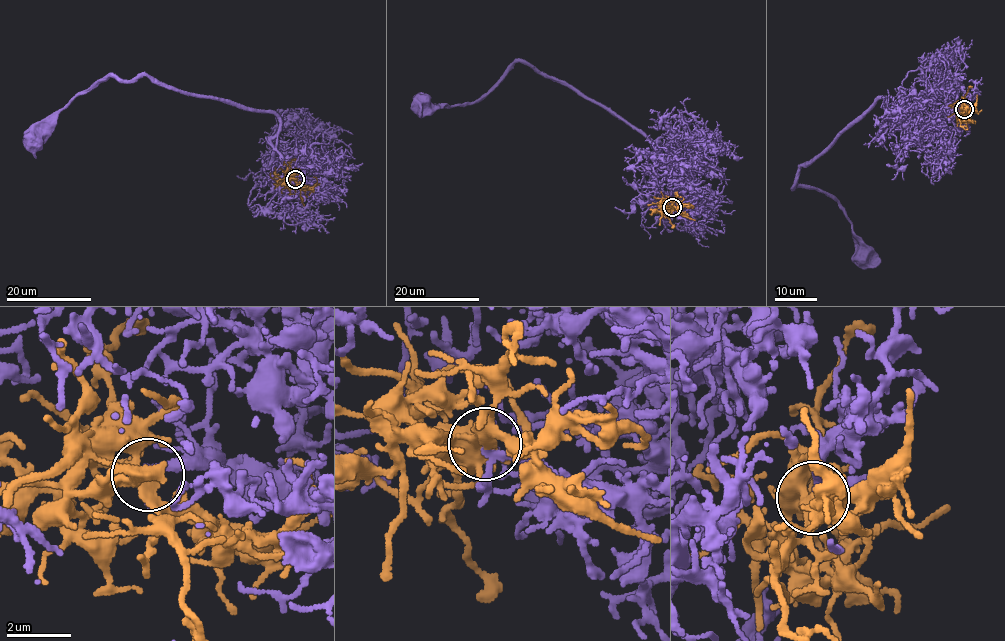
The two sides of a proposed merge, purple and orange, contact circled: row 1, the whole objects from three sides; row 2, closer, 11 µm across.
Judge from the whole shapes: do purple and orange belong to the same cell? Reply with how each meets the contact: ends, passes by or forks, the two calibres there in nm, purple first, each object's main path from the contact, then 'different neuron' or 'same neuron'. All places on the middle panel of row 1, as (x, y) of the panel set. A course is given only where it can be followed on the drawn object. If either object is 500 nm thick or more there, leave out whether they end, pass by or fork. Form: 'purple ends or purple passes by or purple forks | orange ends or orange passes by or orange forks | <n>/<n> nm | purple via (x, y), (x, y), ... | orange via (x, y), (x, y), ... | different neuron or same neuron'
purple passes by | orange passes by | 180/340 nm | purple via (672, 207), (695, 215), (706, 201), (674, 188), (666, 150), (526, 63), (512, 64), (476, 101), (422, 102) | orange via (672, 207), (663, 204), (661, 210), (653, 213) | same neuron

